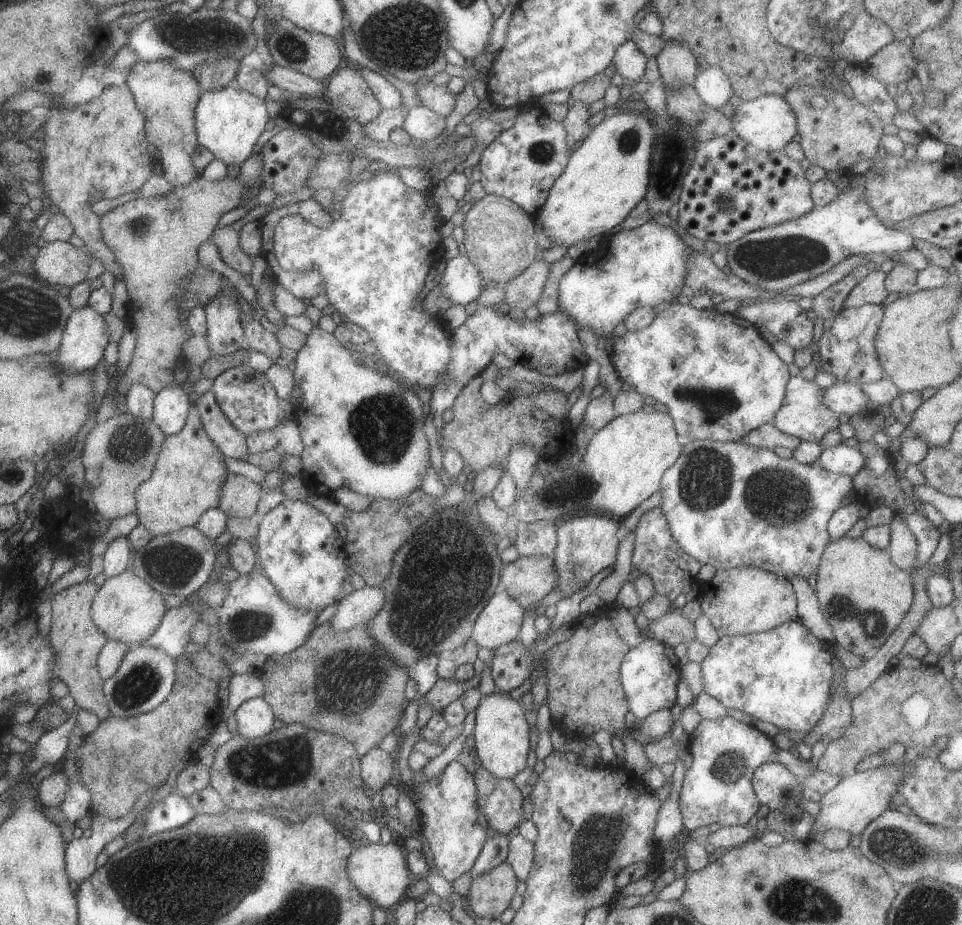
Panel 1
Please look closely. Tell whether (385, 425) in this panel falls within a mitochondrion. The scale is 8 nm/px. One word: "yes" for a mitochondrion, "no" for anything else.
yes

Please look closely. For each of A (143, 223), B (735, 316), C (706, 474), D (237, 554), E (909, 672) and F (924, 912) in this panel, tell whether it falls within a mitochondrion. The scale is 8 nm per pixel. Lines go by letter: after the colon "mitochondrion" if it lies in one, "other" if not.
A: mitochondrion
B: other
C: mitochondrion
D: other
E: other
F: mitochondrion

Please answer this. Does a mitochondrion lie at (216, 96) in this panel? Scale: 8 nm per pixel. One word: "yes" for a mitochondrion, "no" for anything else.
no

